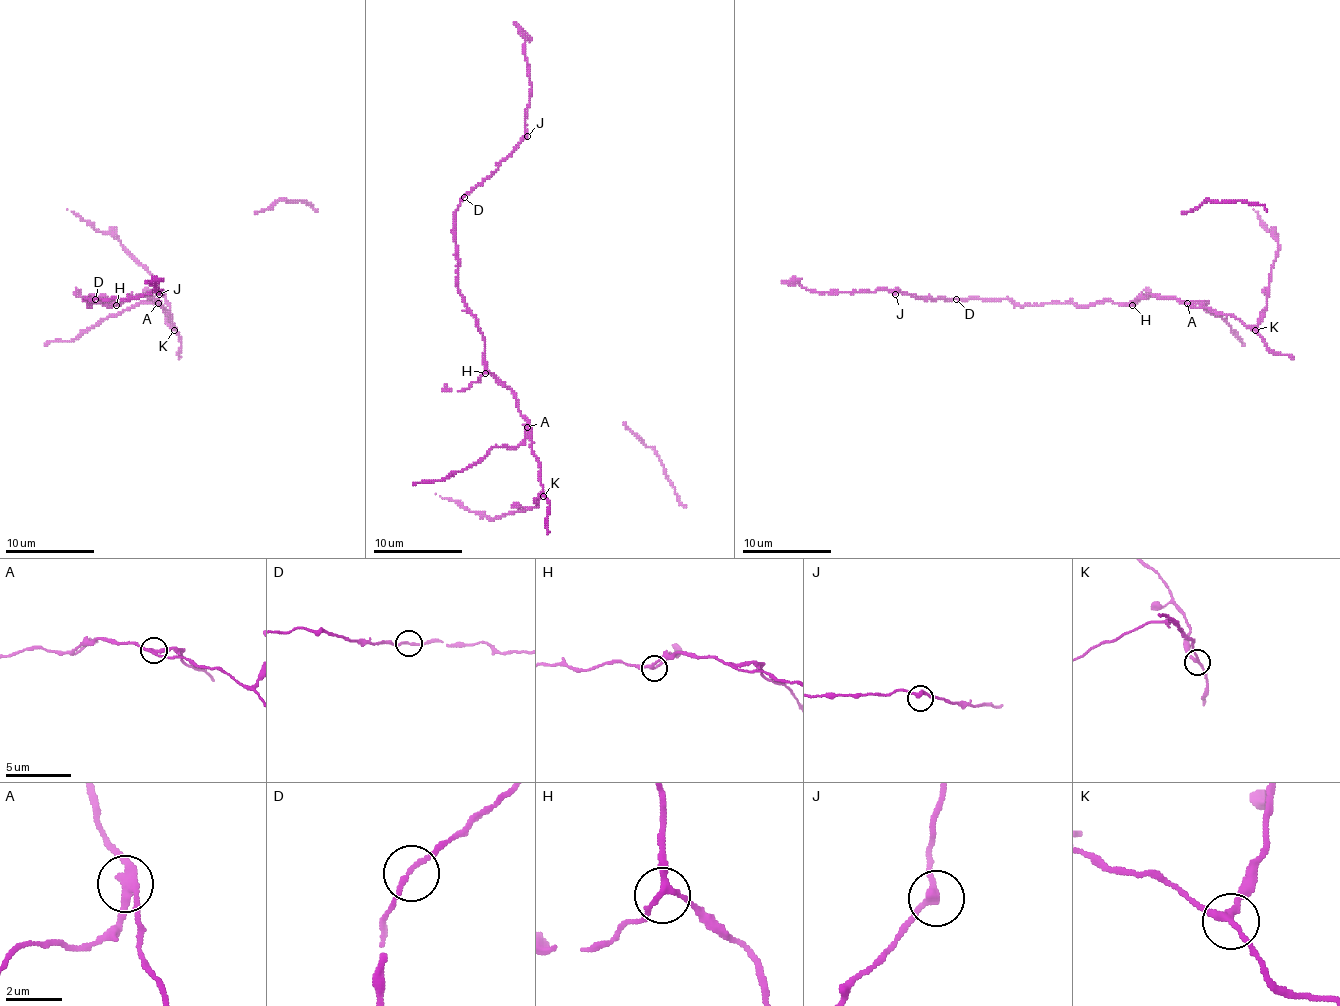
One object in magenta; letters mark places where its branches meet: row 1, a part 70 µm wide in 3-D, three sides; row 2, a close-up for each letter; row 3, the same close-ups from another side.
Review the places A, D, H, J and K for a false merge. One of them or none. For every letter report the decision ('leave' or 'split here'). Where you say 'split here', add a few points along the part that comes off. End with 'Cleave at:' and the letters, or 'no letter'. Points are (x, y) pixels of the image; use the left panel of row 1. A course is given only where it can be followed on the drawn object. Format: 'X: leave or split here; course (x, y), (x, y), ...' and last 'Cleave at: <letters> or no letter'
A: split here; course (159, 303), (125, 310), (74, 339), (49, 341), (45, 346)
D: leave
H: leave
J: leave
K: leave
Cleave at: A

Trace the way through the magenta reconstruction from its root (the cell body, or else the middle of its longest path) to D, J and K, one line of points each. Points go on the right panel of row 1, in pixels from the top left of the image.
D: (1099, 301), (1090, 305), (1016, 305), (1007, 299), (956, 299)
J: (1099, 301), (1090, 305), (1016, 305), (1007, 299), (916, 299), (900, 292), (895, 294)
K: (1099, 301), (1130, 303), (1148, 294), (1175, 296), (1182, 303), (1233, 314), (1255, 330)

